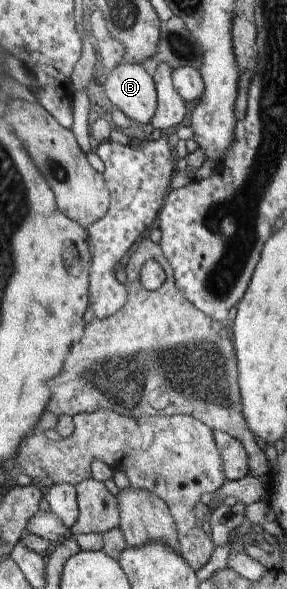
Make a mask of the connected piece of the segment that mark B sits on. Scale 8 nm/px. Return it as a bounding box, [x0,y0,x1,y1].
[102,62,157,126]

